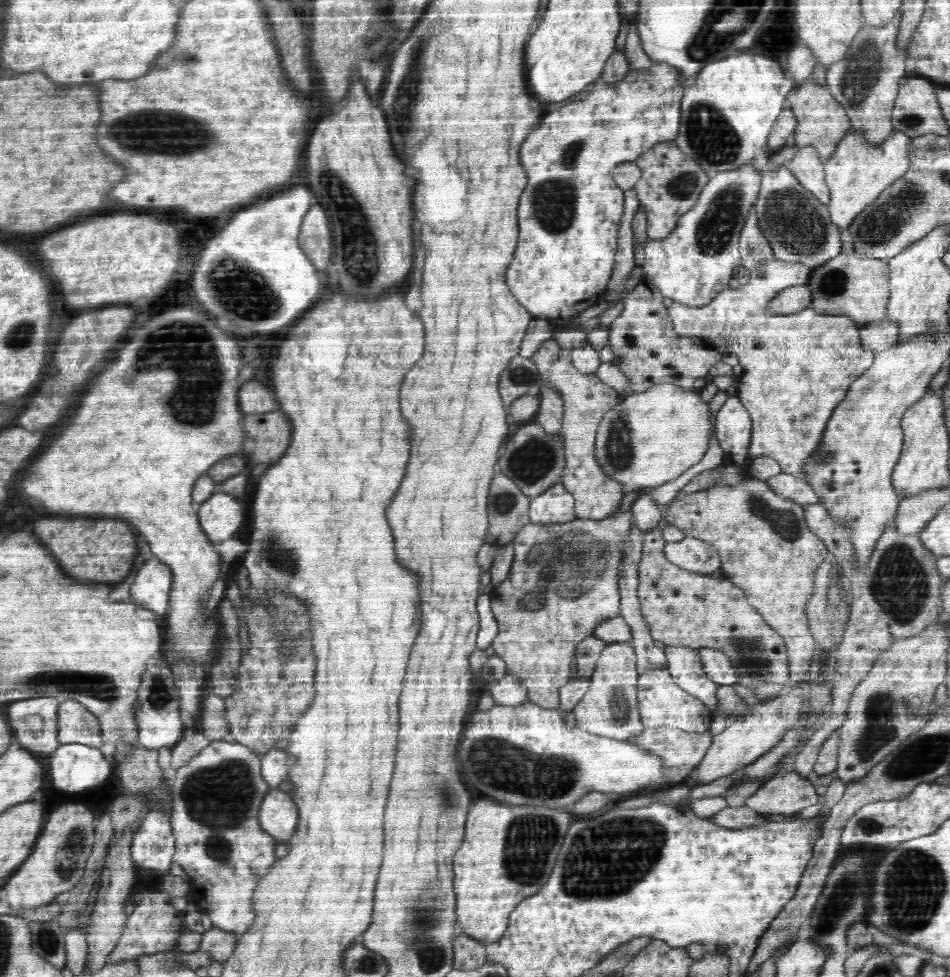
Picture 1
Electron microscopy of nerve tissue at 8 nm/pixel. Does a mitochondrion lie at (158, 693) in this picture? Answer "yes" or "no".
yes

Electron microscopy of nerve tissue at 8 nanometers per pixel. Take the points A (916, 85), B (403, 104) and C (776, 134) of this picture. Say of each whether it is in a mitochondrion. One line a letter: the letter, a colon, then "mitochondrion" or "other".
A: other
B: mitochondrion
C: other

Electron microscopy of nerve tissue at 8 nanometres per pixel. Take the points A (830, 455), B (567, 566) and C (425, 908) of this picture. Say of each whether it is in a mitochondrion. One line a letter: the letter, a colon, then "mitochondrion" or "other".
A: mitochondrion
B: mitochondrion
C: mitochondrion

